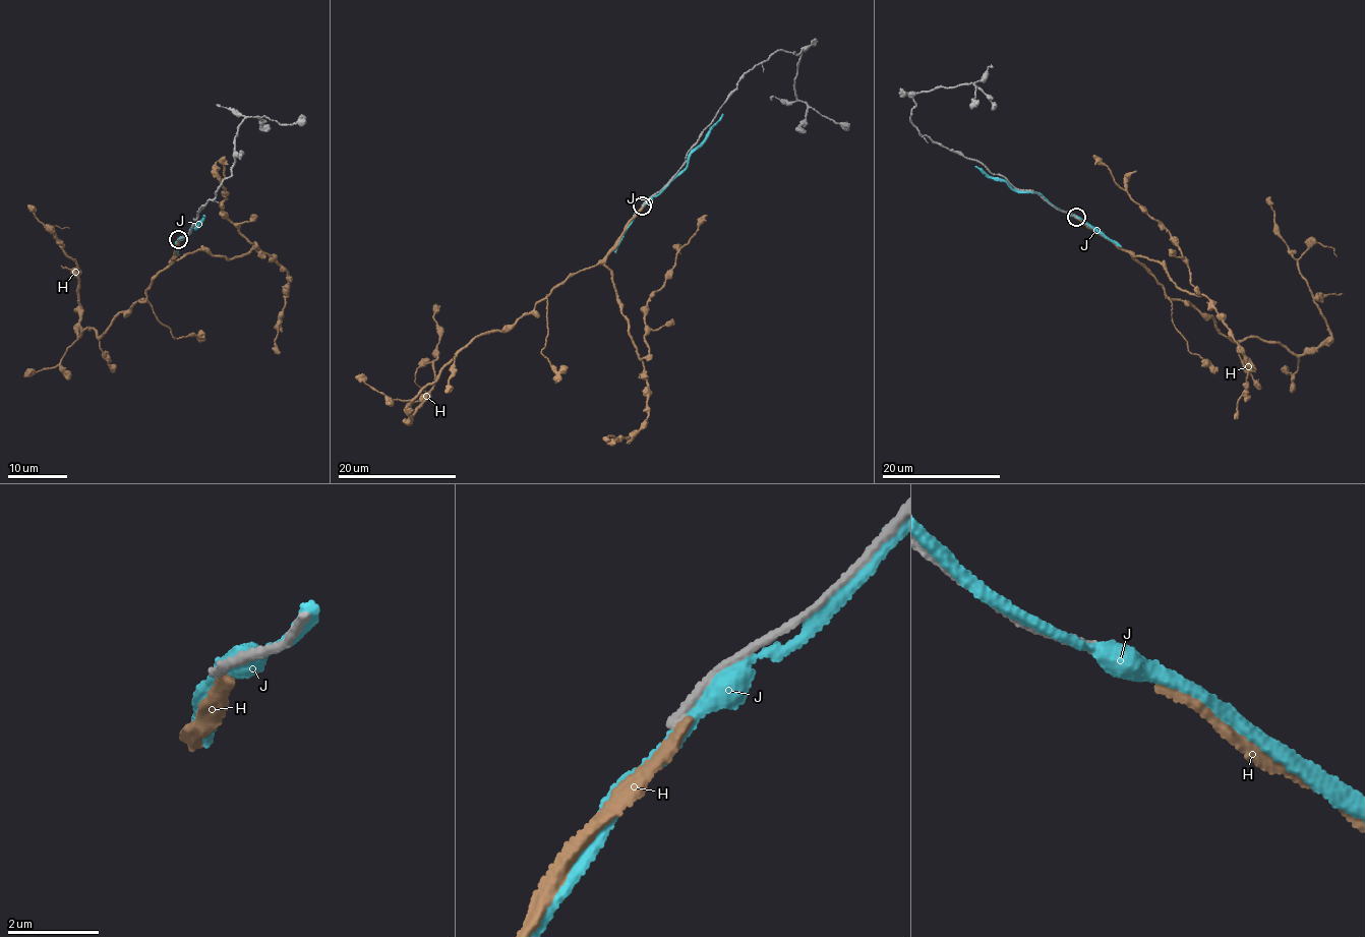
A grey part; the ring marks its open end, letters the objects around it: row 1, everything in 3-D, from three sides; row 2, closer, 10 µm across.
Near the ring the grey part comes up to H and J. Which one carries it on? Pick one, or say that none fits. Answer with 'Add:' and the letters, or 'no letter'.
Add: no letter

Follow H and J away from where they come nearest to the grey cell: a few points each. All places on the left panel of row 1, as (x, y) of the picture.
H: (178, 239), (146, 298), (100, 337), (88, 327), (78, 336), (73, 259), (28, 207)
J: (183, 236), (196, 224), (196, 229), (203, 216)

